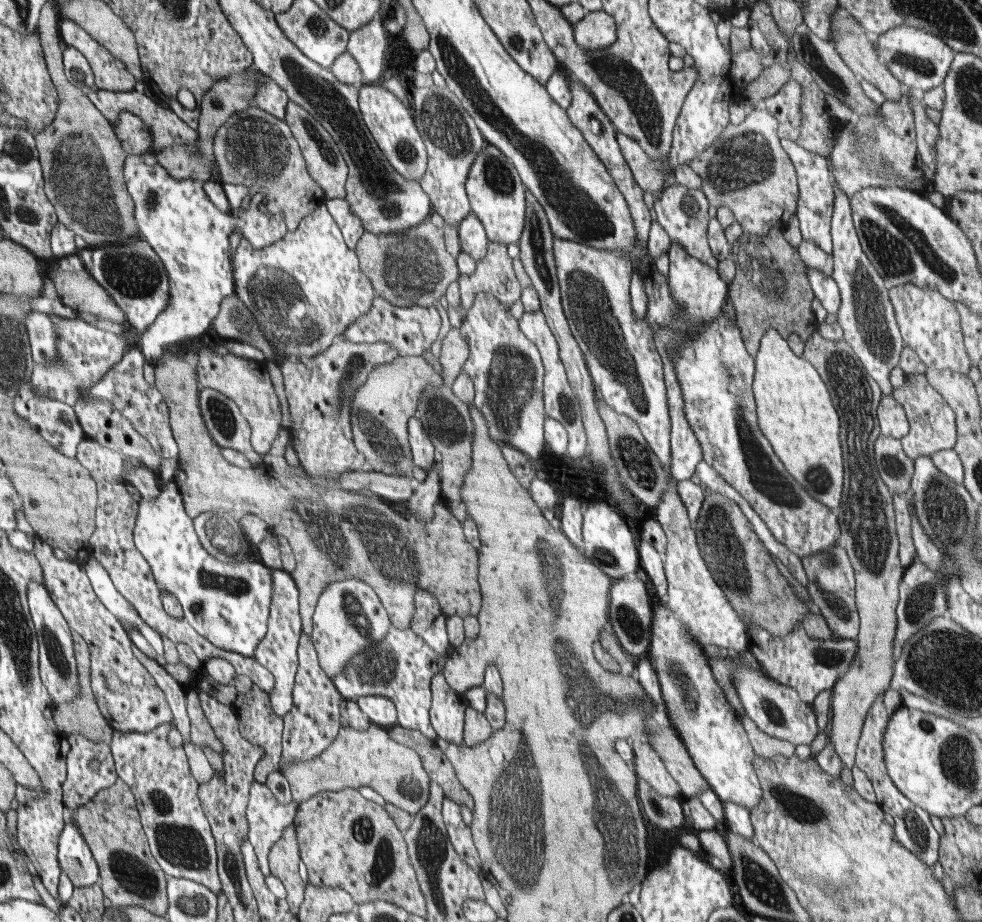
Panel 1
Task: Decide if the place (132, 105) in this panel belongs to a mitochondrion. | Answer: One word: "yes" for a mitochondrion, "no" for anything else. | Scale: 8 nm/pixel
no

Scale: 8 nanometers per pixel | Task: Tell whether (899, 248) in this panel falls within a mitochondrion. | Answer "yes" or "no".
yes

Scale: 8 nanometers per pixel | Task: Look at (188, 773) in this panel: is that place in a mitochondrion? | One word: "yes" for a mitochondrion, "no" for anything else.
no

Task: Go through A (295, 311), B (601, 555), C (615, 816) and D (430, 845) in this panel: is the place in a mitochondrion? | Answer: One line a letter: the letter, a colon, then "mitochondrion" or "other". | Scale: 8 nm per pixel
A: mitochondrion
B: mitochondrion
C: mitochondrion
D: mitochondrion

